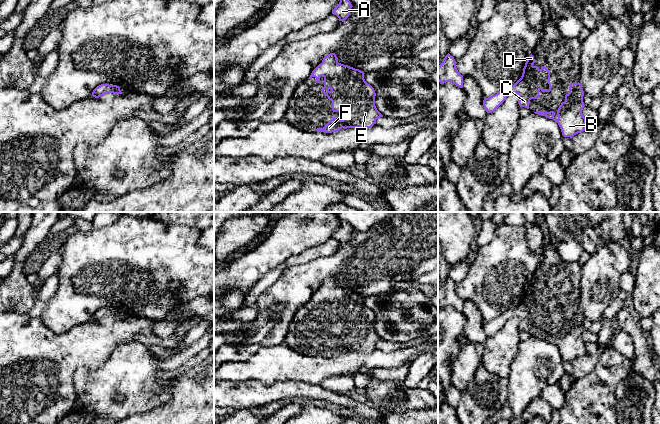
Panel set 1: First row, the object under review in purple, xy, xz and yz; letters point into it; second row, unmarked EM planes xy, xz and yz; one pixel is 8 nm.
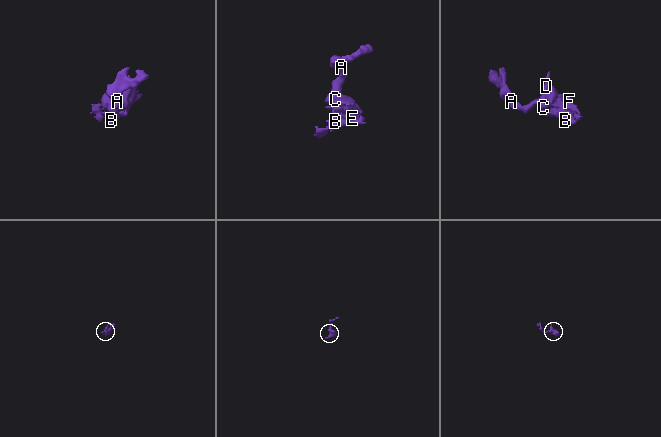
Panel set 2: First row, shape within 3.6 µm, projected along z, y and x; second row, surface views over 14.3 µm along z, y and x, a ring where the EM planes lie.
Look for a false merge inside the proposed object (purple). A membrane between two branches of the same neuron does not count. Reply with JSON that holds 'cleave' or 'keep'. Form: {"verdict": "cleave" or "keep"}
{"verdict": "keep"}

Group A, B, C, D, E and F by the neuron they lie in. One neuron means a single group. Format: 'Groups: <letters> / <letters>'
Groups: A B C D E F

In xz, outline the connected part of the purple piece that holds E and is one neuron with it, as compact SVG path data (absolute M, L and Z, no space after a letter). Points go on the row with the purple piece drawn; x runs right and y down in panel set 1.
M335 53L325 56L322 63L312 71L308 79L315 77L316 82L320 83L320 77L324 77L324 87L321 91L332 101L332 111L344 113L343 120L333 117L323 128L317 128L317 132L332 133L342 128L371 128L378 118L383 117L375 106L375 90L365 81L364 74L359 69L339 63Z

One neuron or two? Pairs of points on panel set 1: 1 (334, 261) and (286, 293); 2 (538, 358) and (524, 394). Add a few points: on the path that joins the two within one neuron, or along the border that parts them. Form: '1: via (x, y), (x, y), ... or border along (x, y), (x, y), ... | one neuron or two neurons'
1: via (322, 268), (298, 283) | one neuron
2: via (535, 367), (524, 385) | one neuron

